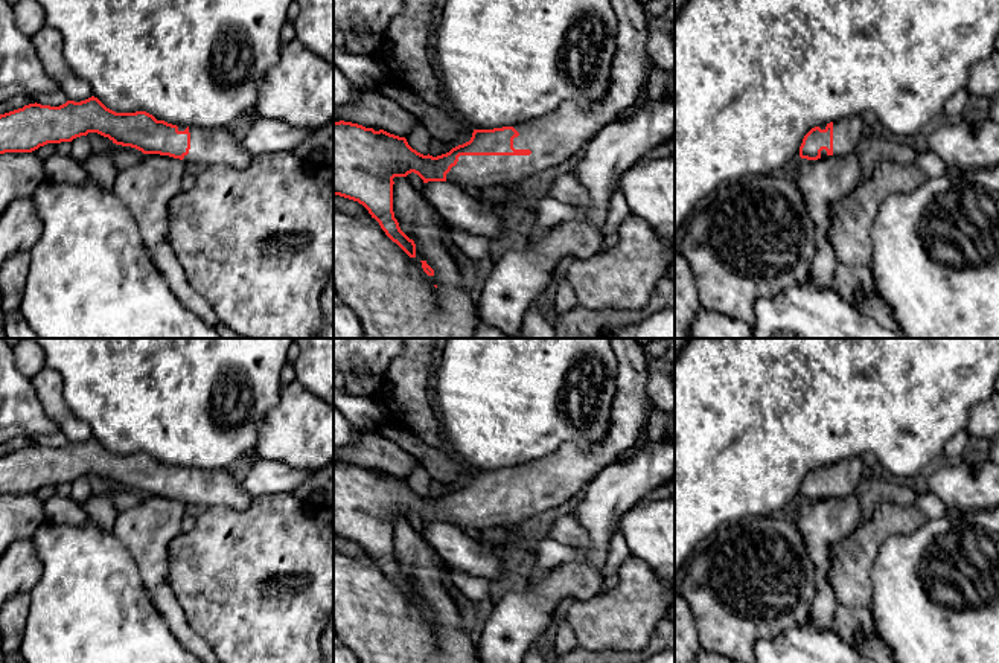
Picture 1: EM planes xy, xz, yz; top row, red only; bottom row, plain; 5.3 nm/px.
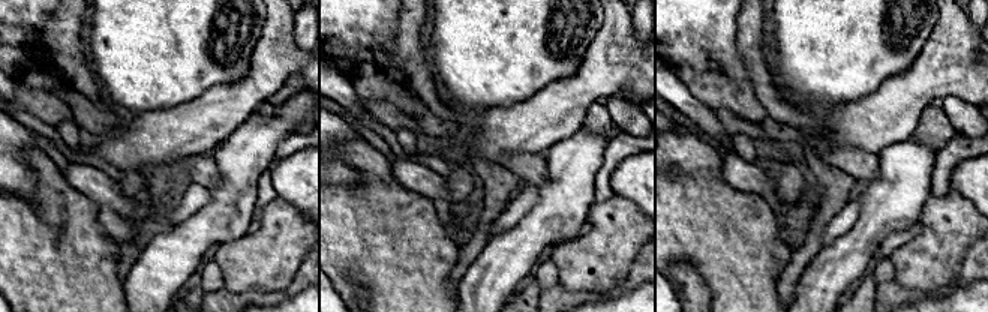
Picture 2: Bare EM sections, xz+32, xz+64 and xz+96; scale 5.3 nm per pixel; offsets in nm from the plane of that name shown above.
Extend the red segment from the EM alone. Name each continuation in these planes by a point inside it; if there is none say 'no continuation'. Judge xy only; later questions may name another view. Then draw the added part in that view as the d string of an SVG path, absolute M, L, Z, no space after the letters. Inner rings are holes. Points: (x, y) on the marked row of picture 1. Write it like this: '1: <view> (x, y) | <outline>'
1: xy (209, 147) | M189 127L190 149L183 162L190 169L203 169L212 165L247 168L253 155L242 146L233 131L227 128Z

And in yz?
1: yz (847, 131) | M850 116L833 122L833 155L854 152L863 131L862 116Z

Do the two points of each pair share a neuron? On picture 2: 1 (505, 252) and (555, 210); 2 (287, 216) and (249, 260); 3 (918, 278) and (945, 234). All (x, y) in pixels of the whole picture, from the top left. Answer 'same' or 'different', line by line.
1: same
2: same
3: same

